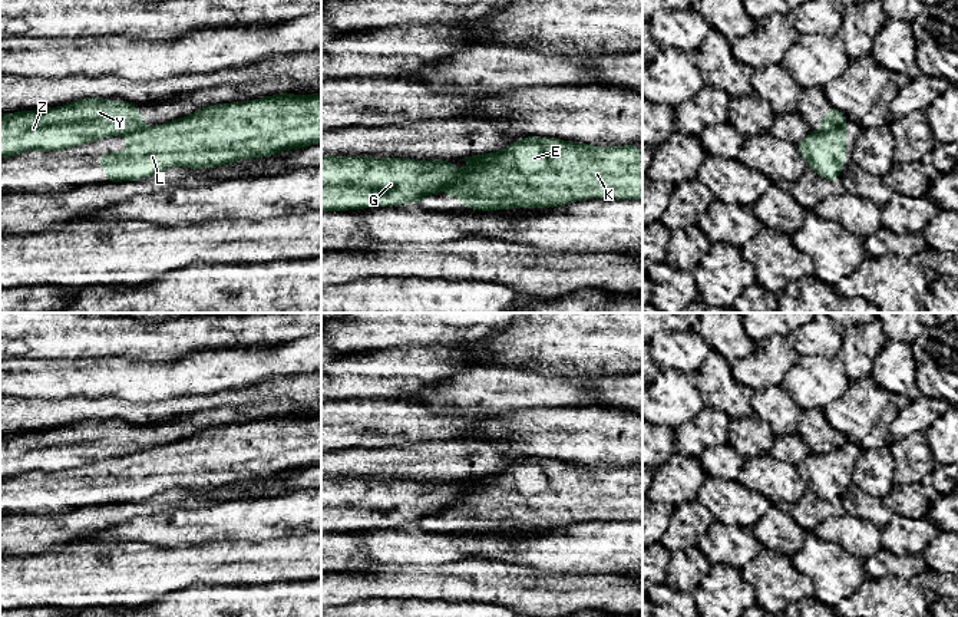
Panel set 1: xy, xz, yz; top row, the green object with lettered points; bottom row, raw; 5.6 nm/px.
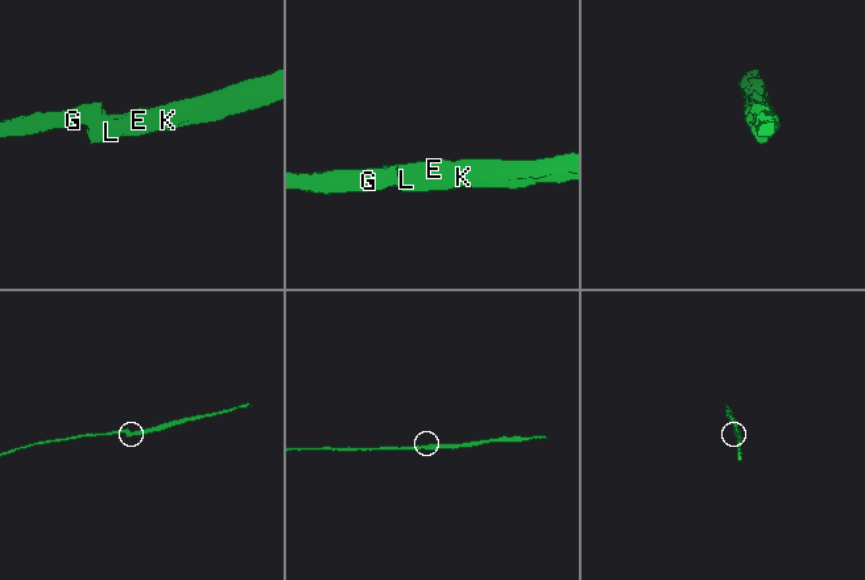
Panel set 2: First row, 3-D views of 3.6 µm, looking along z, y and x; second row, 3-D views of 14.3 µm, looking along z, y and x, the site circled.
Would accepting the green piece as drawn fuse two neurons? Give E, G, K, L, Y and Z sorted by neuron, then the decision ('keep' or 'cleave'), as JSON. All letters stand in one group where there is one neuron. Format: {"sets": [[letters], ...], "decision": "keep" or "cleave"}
{"sets": [["E", "K", "L"], ["G", "Y", "Z"]], "decision": "cleave"}

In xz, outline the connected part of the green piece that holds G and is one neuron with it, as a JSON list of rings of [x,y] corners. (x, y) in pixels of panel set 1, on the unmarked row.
[[[321,478],[321,532],[347,532],[422,524],[427,517],[450,508],[463,496],[450,482],[369,478]]]

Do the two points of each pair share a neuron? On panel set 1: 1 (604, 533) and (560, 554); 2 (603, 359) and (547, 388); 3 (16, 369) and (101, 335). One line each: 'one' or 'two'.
1: one
2: two
3: two

